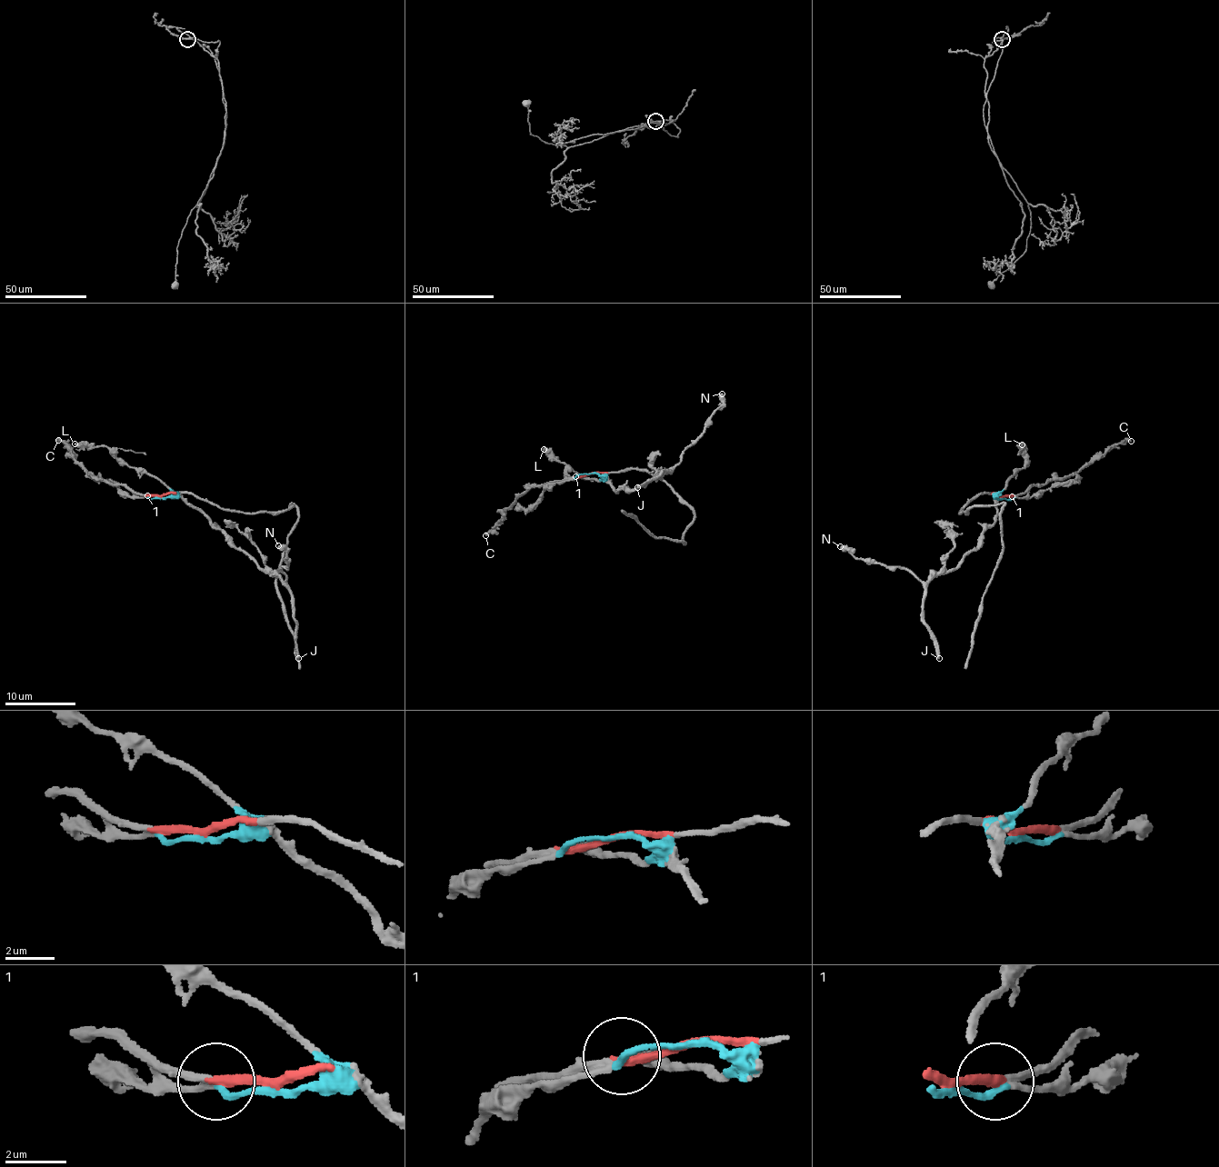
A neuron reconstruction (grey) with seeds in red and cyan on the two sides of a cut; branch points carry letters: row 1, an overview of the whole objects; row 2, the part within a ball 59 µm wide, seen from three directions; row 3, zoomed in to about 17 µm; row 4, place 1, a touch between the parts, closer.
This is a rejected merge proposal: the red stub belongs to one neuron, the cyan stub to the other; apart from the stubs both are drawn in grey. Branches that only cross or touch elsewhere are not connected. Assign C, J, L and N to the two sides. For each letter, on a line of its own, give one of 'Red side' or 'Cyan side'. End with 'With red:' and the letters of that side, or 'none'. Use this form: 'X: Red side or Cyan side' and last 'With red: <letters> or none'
C: Red side
J: Cyan side
L: Cyan side
N: Cyan side
With red: C

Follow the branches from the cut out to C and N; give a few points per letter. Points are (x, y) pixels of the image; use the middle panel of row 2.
C: (589, 473), (528, 487), (515, 496), (494, 528), (485, 535)
N: (589, 473), (604, 473), (614, 492), (647, 485), (670, 473), (720, 405), (722, 393)

